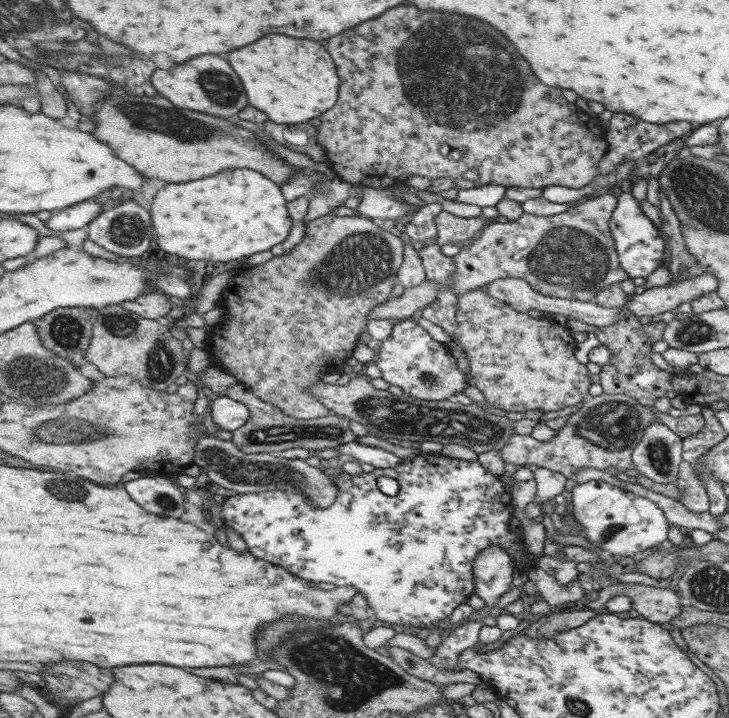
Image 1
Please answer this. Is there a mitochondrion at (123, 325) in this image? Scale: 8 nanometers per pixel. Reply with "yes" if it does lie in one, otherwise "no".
yes

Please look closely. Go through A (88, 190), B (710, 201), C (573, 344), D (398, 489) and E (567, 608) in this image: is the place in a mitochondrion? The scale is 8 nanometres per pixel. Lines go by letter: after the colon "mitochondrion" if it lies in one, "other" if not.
A: other
B: mitochondrion
C: other
D: other
E: other

